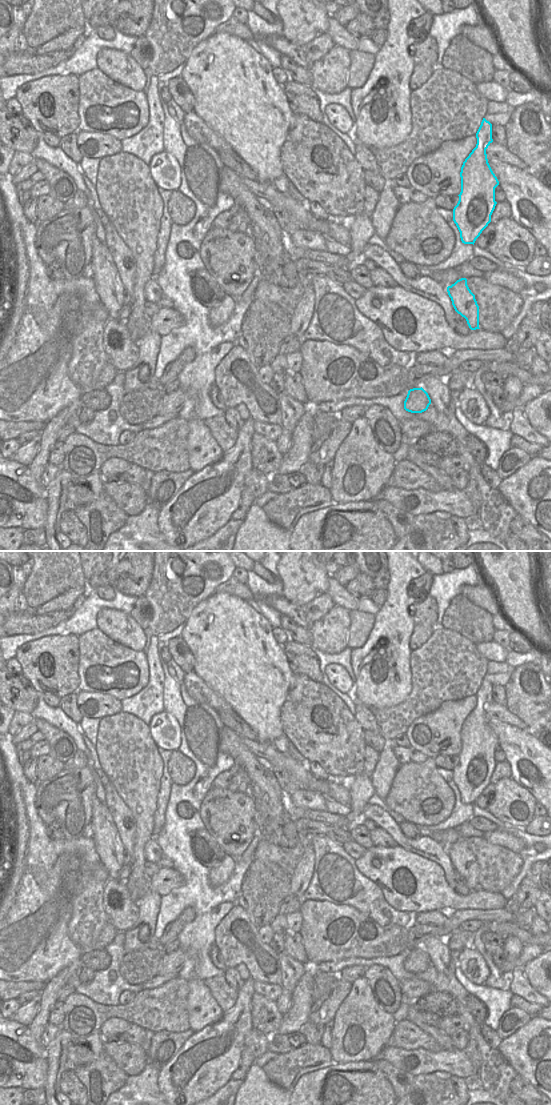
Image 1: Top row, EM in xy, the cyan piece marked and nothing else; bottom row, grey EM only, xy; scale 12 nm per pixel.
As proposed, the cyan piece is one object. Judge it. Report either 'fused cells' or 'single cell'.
single cell

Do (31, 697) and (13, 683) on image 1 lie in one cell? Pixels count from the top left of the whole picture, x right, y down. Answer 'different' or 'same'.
same

